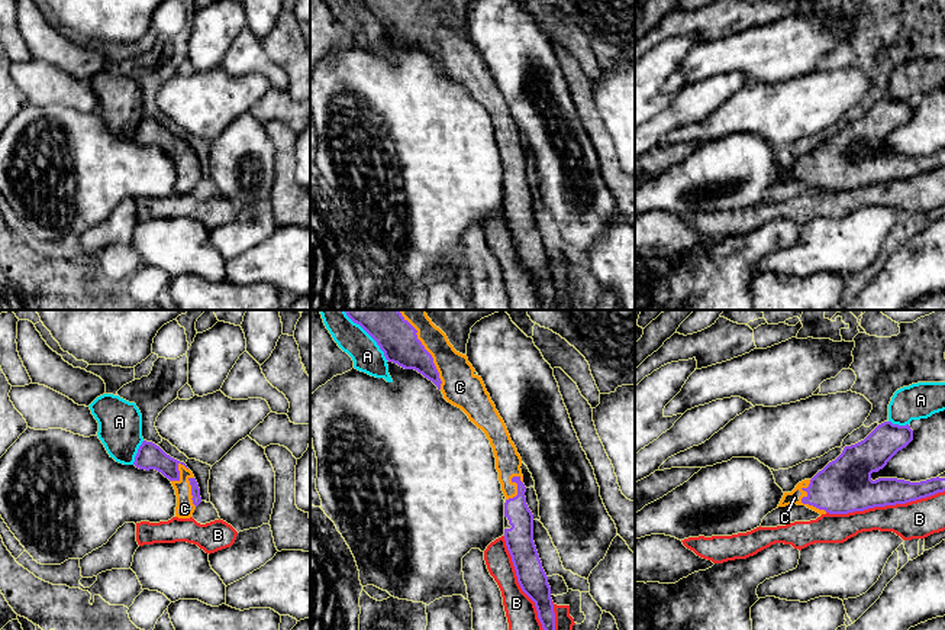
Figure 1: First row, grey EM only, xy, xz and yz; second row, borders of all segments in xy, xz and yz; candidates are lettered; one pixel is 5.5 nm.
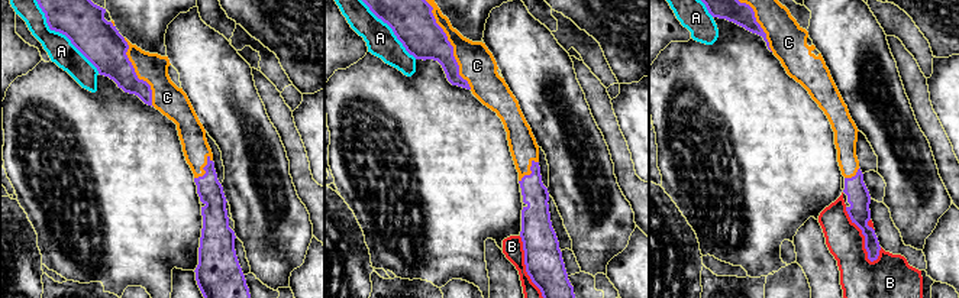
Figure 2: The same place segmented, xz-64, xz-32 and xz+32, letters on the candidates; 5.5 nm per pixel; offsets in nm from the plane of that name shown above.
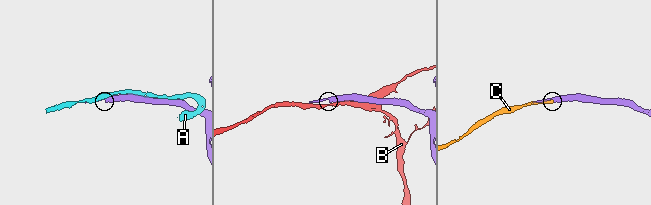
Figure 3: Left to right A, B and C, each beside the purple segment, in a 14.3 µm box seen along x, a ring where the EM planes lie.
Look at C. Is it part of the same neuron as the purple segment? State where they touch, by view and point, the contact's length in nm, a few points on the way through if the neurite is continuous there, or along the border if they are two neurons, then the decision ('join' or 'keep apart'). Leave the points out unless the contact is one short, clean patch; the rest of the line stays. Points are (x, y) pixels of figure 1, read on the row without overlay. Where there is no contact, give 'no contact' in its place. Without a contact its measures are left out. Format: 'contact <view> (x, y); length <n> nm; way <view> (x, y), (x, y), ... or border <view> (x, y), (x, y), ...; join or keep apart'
contact xz (431, 32); length 400 nm; join

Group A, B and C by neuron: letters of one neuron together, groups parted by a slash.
A / B / C

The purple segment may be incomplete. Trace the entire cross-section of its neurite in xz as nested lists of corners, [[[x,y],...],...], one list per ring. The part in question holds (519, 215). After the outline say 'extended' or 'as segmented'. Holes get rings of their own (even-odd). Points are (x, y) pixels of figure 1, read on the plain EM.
[[[359,0],[380,22],[388,38],[397,39],[404,45],[415,45],[432,56],[442,67],[444,74],[461,84],[478,104],[481,104],[494,127],[496,145],[501,167],[506,172],[504,193],[510,204],[504,204],[504,216],[516,246],[522,266],[535,278],[538,294],[546,310],[555,308],[555,288],[551,274],[548,252],[542,243],[533,217],[533,190],[526,180],[526,162],[522,151],[522,133],[510,114],[507,103],[496,85],[481,52],[474,49],[467,30],[454,25],[446,10],[435,0]]]; extended

